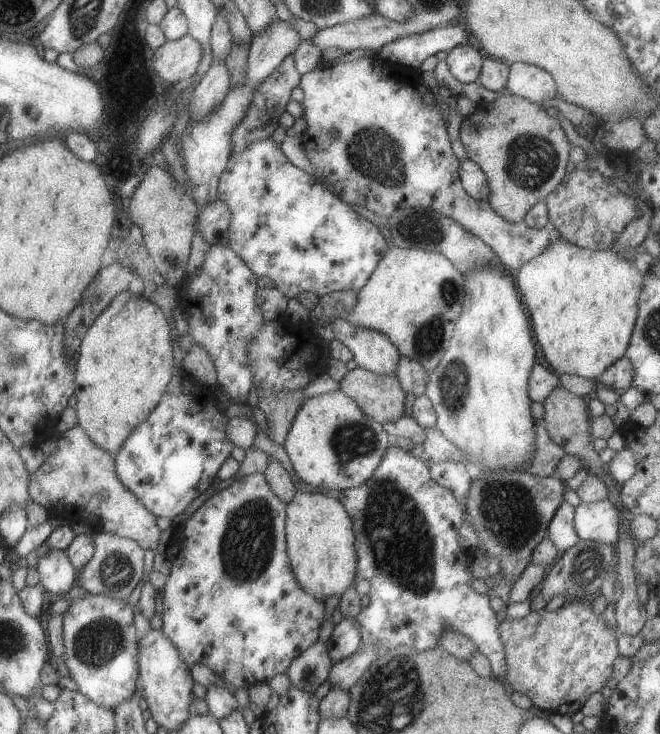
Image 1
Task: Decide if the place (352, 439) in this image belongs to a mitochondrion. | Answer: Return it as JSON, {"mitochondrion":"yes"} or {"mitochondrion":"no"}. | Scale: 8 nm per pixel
{"mitochondrion":"yes"}

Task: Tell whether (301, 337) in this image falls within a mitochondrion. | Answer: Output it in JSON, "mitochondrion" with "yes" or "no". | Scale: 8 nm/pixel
{"mitochondrion":"no"}

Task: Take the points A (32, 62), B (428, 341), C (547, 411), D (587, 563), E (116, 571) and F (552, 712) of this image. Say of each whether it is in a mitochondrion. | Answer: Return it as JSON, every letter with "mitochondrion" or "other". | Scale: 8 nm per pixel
{"A":"other","B":"mitochondrion","C":"other","D":"mitochondrion","E":"mitochondrion","F":"other"}

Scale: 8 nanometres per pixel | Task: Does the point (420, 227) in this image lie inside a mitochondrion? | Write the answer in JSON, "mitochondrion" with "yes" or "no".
{"mitochondrion":"yes"}

